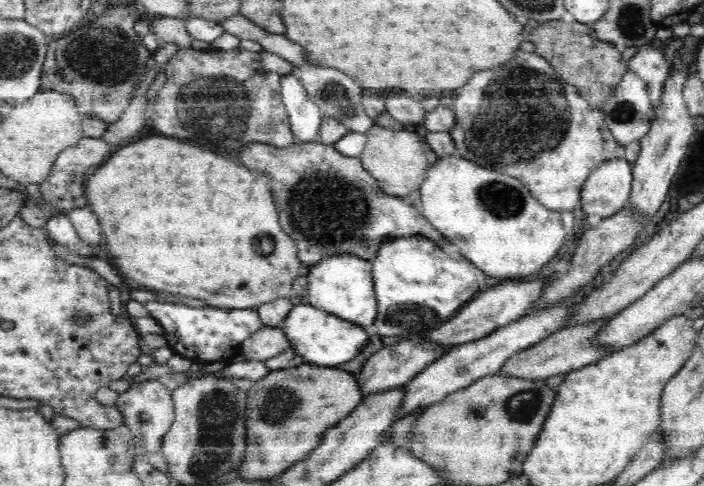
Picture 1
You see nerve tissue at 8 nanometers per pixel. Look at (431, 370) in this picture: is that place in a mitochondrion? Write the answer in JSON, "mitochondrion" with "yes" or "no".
{"mitochondrion":"no"}

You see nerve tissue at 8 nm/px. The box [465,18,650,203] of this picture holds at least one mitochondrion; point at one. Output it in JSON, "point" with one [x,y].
{"point":[624,111]}

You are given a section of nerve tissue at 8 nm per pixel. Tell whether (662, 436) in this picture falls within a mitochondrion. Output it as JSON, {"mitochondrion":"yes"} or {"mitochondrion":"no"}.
{"mitochondrion":"no"}

